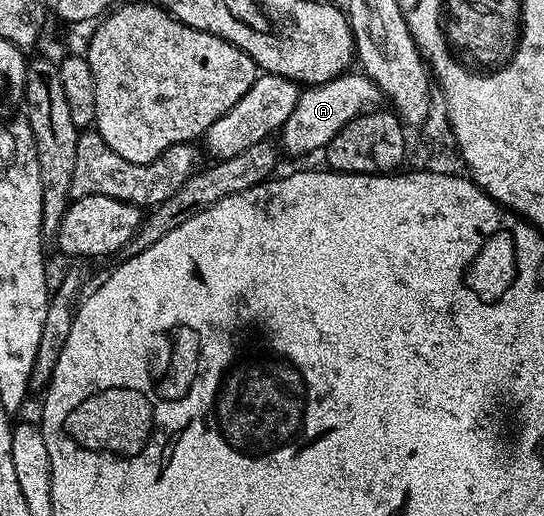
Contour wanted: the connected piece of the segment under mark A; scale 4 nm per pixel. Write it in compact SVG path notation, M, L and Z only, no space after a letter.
M361 73L338 75L332 81L310 85L298 96L296 109L292 109L292 117L282 126L280 132L280 147L290 155L310 155L313 151L321 152L352 121L363 111L379 106L380 92L378 86Z

